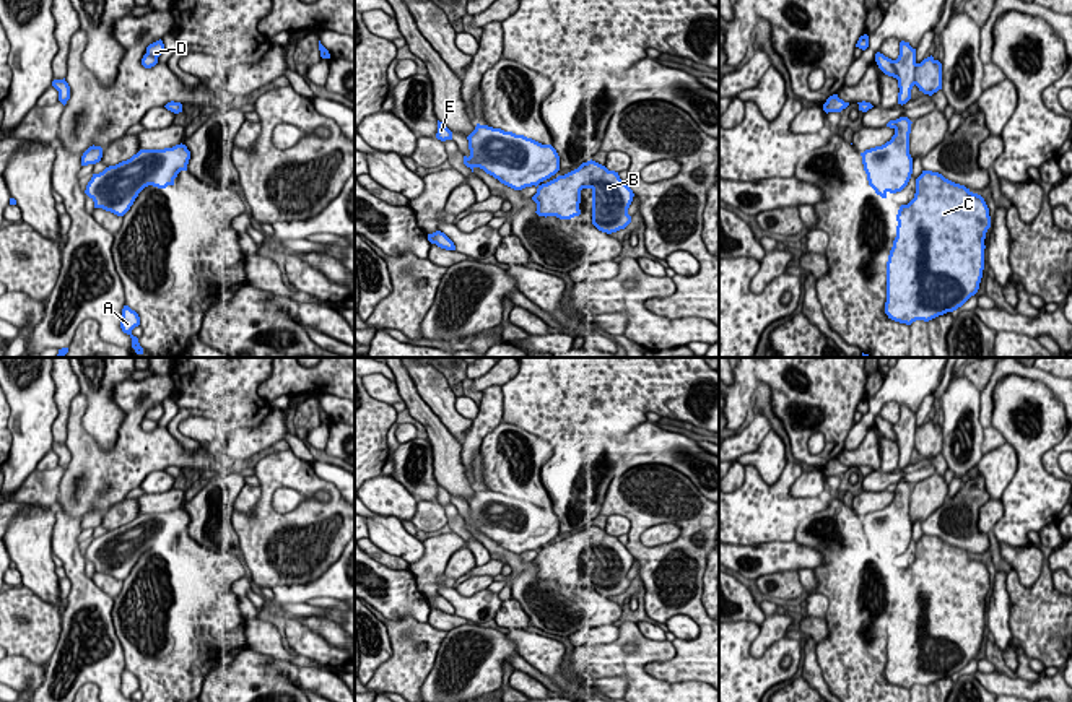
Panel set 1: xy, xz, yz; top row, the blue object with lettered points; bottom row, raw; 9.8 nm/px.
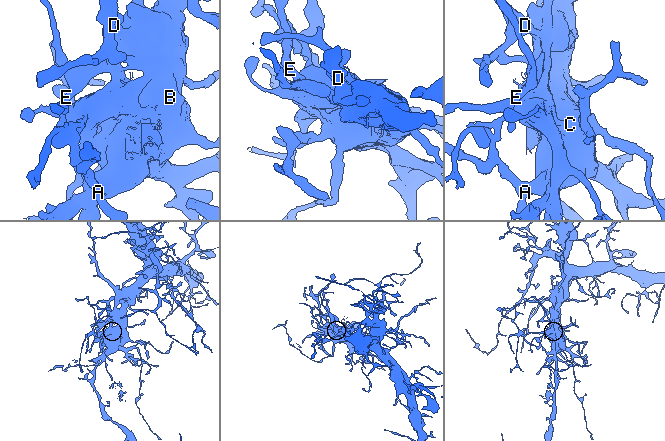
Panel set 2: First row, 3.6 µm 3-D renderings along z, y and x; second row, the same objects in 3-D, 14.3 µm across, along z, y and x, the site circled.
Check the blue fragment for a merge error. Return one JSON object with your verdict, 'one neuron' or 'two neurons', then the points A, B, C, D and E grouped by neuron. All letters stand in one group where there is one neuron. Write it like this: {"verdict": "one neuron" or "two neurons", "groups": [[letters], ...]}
{"verdict": "two neurons", "groups": [["A", "B", "C", "D"], ["E"]]}

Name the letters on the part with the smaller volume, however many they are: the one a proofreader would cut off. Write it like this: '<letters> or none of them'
E

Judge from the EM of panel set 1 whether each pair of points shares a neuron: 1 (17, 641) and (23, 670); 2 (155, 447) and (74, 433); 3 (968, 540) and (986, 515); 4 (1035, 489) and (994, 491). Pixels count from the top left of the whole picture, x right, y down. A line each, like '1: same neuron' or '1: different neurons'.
1: different neurons
2: same neuron
3: different neurons
4: different neurons

